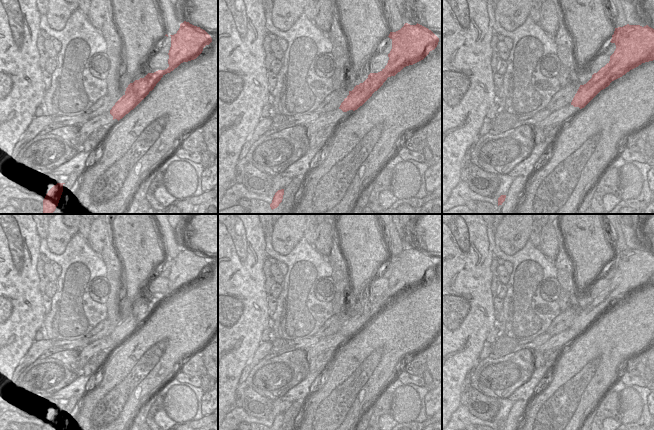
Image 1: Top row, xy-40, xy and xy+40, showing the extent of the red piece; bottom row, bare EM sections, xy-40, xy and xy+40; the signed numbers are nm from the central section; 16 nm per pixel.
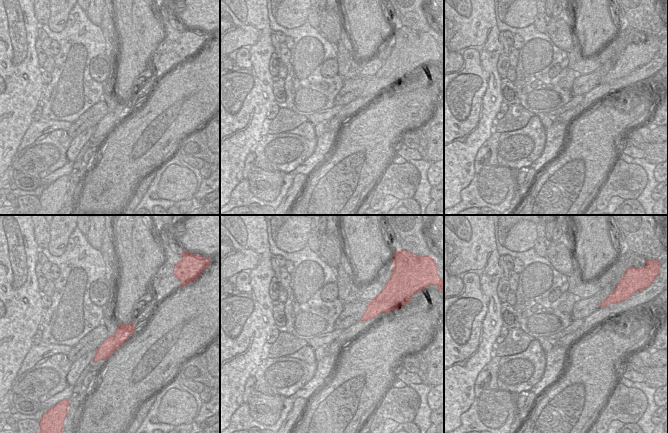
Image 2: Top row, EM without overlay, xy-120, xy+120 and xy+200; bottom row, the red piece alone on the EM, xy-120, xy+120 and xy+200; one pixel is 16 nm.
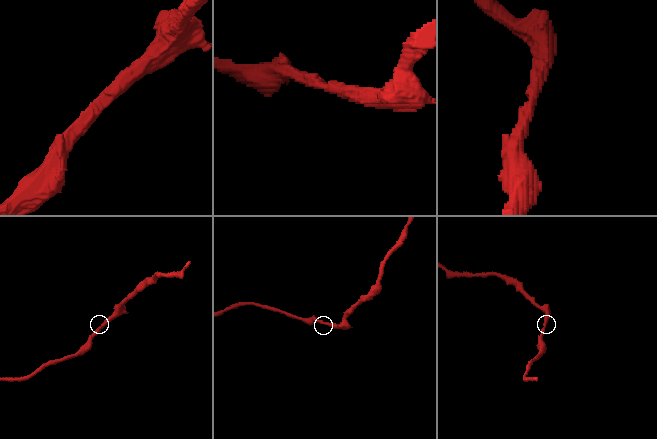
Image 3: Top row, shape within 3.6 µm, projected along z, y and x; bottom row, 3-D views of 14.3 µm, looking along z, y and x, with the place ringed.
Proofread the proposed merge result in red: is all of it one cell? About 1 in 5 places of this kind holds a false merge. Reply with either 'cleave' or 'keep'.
keep

